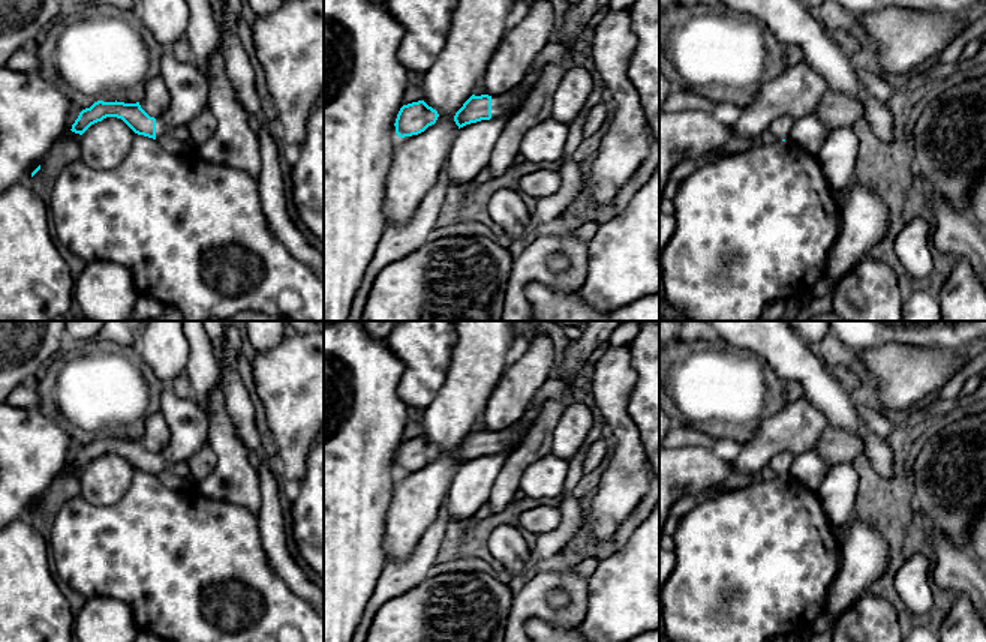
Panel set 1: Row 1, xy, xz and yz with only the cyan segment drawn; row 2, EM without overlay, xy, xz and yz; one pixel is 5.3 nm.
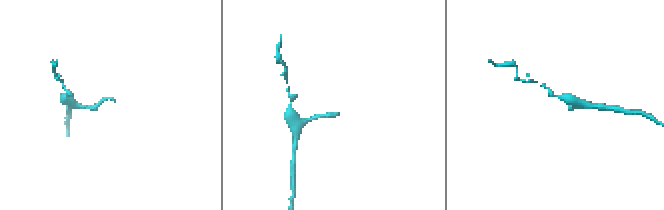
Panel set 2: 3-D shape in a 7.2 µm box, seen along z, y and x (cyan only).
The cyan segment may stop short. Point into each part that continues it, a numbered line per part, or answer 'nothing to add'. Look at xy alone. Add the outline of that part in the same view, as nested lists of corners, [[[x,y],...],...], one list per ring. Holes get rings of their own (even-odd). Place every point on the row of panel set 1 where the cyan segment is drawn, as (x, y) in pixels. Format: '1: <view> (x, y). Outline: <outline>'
1: xy (189, 89). Outline: [[[166,50],[160,58],[160,76],[165,81],[171,104],[156,118],[156,140],[178,126],[186,126],[201,111],[208,108],[210,82],[190,58],[178,62]]]

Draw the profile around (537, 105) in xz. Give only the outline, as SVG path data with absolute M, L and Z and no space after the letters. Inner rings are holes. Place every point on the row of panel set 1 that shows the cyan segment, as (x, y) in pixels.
M559 63L544 66L532 92L523 99L518 110L509 116L492 150L487 165L492 178L502 176L514 165L523 135L539 122L551 117L553 96L571 66Z

